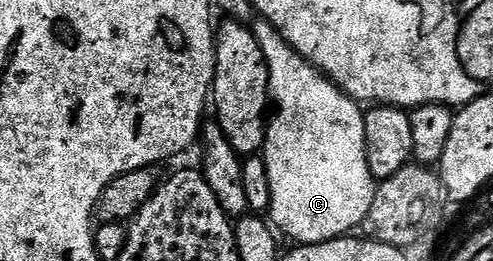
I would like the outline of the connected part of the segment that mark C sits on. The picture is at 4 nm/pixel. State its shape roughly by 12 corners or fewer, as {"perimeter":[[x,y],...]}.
{"perimeter":[[266,19],[270,222],[299,245],[362,228],[364,108]]}

